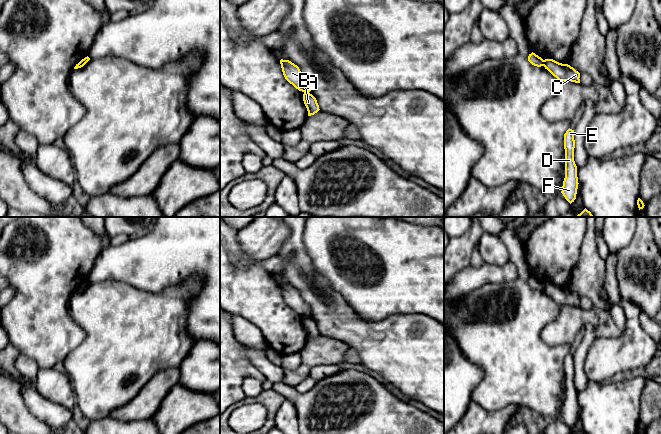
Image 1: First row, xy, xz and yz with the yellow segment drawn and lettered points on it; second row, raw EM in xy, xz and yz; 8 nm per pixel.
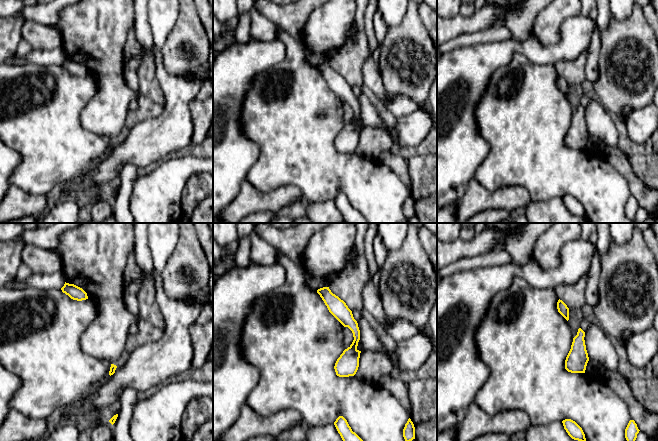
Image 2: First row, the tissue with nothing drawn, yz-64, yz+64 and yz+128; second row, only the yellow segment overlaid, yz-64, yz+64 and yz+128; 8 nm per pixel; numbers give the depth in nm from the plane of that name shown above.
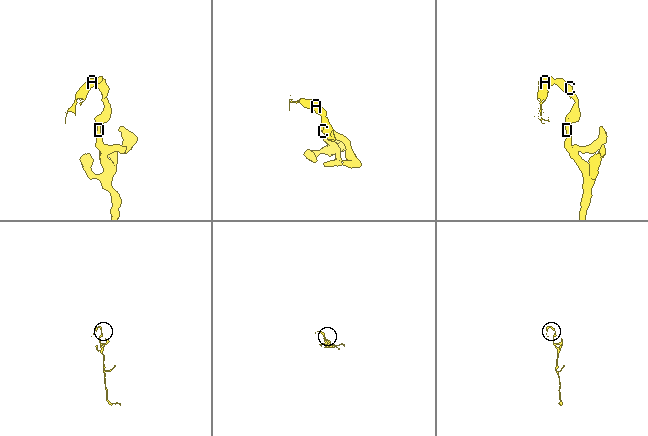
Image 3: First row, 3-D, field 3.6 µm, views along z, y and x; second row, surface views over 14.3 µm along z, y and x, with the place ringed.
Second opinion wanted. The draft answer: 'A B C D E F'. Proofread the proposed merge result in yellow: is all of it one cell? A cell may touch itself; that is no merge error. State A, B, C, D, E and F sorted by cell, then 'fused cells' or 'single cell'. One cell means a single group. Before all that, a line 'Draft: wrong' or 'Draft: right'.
Draft: wrong
A / B C D E F | fused cells

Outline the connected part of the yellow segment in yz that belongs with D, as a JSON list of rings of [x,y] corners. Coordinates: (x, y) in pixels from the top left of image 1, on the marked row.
[[[569,128],[564,134],[565,178],[561,193],[570,204],[576,199],[579,184],[577,177],[577,166],[574,161],[574,148],[574,130]]]

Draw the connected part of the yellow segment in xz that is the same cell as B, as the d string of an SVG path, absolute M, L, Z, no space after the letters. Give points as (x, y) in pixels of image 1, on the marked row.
M309 92L303 94L303 101L308 111L308 116L314 115L319 109L316 98Z

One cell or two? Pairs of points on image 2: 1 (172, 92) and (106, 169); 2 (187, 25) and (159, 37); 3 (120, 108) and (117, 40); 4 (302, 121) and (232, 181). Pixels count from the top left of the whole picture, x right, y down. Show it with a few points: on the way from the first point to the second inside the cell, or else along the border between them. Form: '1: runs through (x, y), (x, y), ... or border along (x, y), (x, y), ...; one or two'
1: runs through (171, 114), (136, 149), (128, 151); one
2: border along (178, 13), (175, 25), (168, 33), (160, 50); two
3: runs through (113, 91), (113, 57); one
4: border along (249, 138), (257, 144), (259, 157), (245, 178); two

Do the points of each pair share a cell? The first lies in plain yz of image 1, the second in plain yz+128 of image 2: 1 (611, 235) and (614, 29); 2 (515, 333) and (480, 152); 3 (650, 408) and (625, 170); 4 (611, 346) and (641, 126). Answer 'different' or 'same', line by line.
1: different
2: different
3: different
4: same

